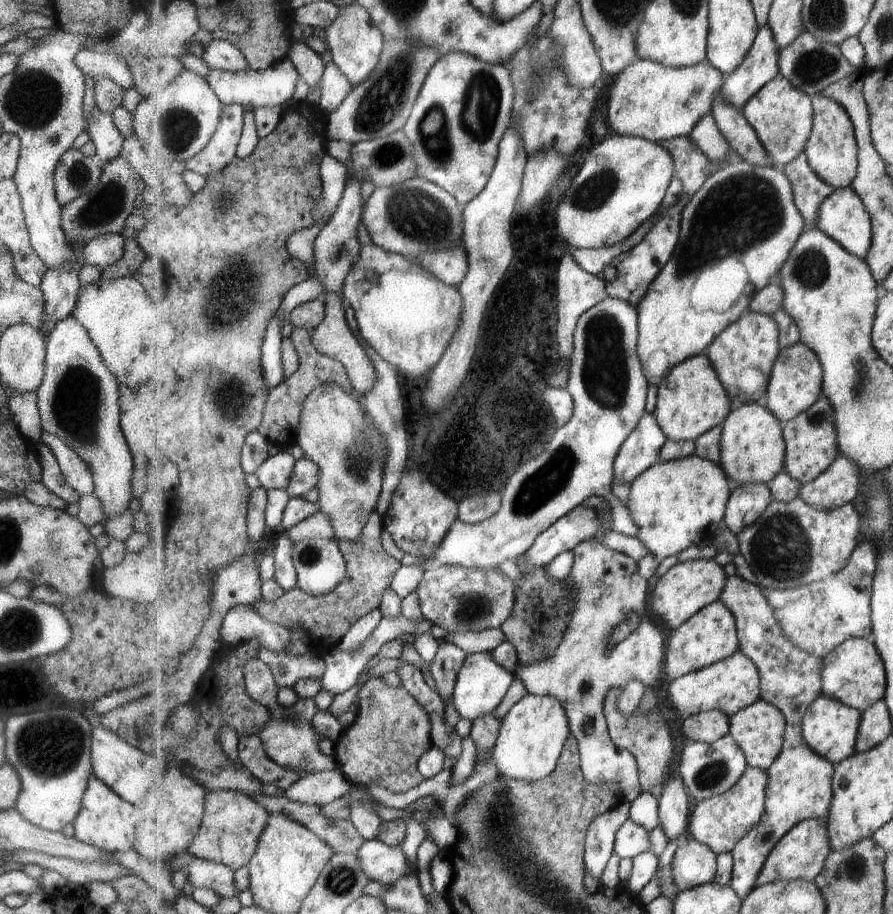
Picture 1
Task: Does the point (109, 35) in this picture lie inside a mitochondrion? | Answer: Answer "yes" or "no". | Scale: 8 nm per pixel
no

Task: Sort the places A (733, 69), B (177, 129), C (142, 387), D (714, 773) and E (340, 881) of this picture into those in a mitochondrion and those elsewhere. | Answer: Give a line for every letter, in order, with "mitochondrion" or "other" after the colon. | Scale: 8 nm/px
A: other
B: mitochondrion
C: other
D: mitochondrion
E: mitochondrion

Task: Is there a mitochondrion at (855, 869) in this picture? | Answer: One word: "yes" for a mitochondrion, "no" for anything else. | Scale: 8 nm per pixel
yes

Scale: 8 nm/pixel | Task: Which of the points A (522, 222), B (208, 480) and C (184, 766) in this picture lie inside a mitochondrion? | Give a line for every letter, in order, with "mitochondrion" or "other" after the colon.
A: other
B: other
C: other

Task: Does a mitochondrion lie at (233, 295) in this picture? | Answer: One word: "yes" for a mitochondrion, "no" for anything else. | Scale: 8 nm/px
yes

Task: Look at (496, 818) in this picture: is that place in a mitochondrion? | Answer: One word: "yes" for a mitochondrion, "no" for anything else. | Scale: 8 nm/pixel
yes

